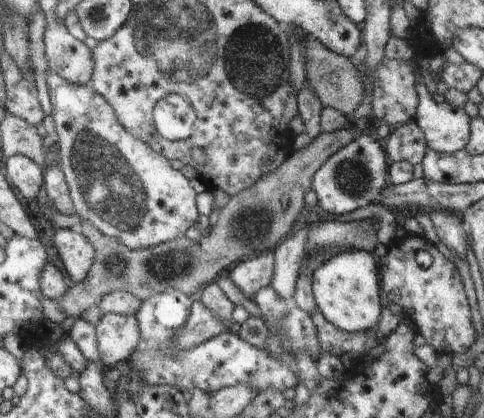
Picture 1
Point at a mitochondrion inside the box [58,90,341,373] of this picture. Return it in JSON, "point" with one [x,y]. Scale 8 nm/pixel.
{"point":[109,187]}

